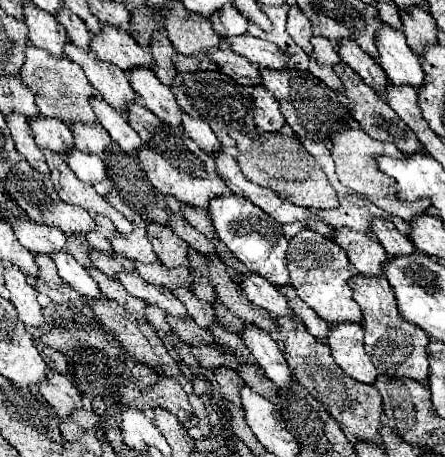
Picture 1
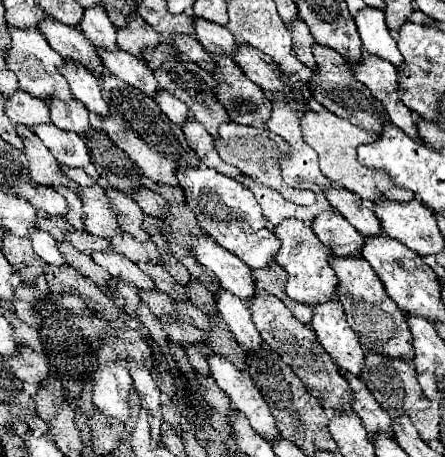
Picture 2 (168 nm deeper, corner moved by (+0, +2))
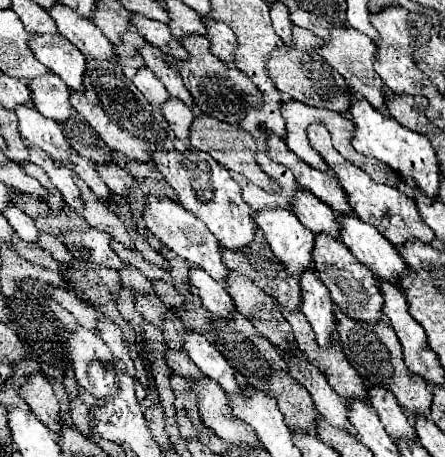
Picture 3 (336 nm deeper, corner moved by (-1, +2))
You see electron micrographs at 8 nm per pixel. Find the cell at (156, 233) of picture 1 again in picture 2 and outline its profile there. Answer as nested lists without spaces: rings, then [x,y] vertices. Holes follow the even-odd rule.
[[[101,186],[105,192],[107,192],[107,198],[109,198],[109,206],[111,210],[117,214],[117,222],[119,226],[129,232],[135,240],[149,240],[149,234],[145,234],[145,230],[141,228],[141,222],[143,222],[143,212],[141,208],[133,202],[133,198],[125,196],[123,192],[111,188],[111,186]]]

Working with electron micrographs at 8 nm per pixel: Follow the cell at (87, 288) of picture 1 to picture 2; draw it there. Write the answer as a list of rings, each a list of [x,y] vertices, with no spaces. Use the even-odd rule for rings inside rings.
[[[33,228],[33,234],[29,234],[29,238],[31,238],[31,242],[33,242],[35,254],[37,254],[39,258],[43,258],[47,264],[55,264],[55,266],[65,264],[65,258],[61,256],[59,246],[57,246],[57,242],[53,240],[51,234]]]

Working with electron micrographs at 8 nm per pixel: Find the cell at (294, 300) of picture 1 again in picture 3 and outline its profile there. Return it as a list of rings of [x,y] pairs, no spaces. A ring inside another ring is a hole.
[[[256,229],[254,242],[250,244],[250,250],[246,250],[246,254],[238,254],[238,252],[230,252],[224,250],[222,260],[226,262],[226,266],[246,278],[250,278],[256,286],[260,286],[268,296],[272,296],[280,306],[284,306],[286,310],[298,310],[302,306],[302,296],[300,296],[300,284],[296,278],[286,278],[286,270],[282,266],[282,262],[274,256],[268,240],[264,238],[261,229]]]

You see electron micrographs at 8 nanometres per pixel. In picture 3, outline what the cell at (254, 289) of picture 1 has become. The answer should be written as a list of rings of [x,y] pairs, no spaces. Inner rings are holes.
[[[148,196],[146,198],[146,208],[144,208],[144,220],[148,230],[160,240],[164,242],[170,250],[174,250],[180,258],[188,260],[194,266],[202,266],[214,280],[218,282],[226,282],[230,270],[226,270],[226,264],[222,262],[222,246],[218,244],[216,236],[204,226],[202,220],[198,220],[194,214],[190,214],[188,210],[184,210],[178,202],[168,200],[168,198],[156,198],[156,196]]]

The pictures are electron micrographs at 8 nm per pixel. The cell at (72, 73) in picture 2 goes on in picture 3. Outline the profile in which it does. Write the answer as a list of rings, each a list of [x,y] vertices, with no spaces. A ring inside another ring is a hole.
[[[32,36],[30,48],[34,56],[50,68],[56,76],[60,76],[72,92],[84,92],[84,72],[86,72],[86,58],[82,52],[66,42],[62,36]]]

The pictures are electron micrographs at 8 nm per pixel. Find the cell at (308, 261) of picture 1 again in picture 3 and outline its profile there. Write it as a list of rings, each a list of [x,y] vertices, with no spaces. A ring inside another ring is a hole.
[[[260,210],[254,218],[272,252],[286,266],[288,276],[300,278],[304,272],[316,272],[312,262],[314,234],[300,224],[296,214],[286,210]]]

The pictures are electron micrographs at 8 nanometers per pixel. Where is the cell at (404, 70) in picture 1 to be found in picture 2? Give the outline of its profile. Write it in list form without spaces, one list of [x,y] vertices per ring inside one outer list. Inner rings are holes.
[[[365,6],[355,14],[355,26],[363,42],[363,50],[369,54],[375,54],[379,58],[389,60],[393,66],[403,66],[403,56],[397,48],[395,38],[391,36],[385,16],[379,8],[369,8]]]

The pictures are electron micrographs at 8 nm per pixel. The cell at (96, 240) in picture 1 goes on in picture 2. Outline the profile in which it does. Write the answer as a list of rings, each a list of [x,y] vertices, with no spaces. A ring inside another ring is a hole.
[[[53,186],[59,194],[63,194],[65,196],[65,200],[67,200],[67,204],[69,204],[69,210],[67,210],[67,214],[63,216],[67,222],[69,222],[69,226],[71,228],[75,228],[75,230],[83,230],[83,204],[81,204],[81,200],[79,200],[79,196],[73,192],[73,190],[69,190],[69,188],[65,188],[65,186]]]

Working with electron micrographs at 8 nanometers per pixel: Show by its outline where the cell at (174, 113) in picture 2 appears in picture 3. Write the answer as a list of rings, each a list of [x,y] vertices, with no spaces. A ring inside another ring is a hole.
[[[150,68],[138,70],[136,76],[134,76],[134,84],[136,84],[136,88],[146,96],[146,100],[148,100],[154,108],[158,108],[158,110],[164,106],[164,102],[170,100],[168,90],[166,90],[164,84],[152,74]]]

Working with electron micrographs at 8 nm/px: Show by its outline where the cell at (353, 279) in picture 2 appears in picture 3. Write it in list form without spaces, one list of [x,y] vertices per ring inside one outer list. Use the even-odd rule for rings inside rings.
[[[326,234],[316,236],[312,260],[316,264],[318,278],[324,282],[324,286],[330,292],[330,298],[336,302],[336,306],[340,306],[340,310],[346,316],[358,318],[358,322],[364,322],[368,326],[376,326],[378,322],[388,322],[382,312],[384,298],[382,298],[382,292],[378,288],[374,274],[370,274],[370,270],[366,266],[362,266],[340,240],[334,240]]]

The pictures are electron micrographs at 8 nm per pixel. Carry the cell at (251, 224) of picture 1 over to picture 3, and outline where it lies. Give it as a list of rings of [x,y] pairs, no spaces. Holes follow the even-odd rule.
[[[198,150],[154,152],[154,162],[156,168],[164,174],[166,182],[178,192],[178,202],[196,218],[200,218],[224,248],[234,252],[246,250],[246,246],[254,240],[258,226],[254,222],[254,210],[242,200],[240,184],[226,168],[218,166],[210,154]]]

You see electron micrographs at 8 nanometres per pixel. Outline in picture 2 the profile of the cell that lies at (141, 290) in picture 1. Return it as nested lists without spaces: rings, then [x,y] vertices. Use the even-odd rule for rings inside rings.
[[[109,249],[105,252],[90,251],[93,260],[103,266],[112,276],[135,285],[137,288],[155,288],[153,282],[149,280],[147,274],[143,274],[139,267],[127,259],[125,256]]]

